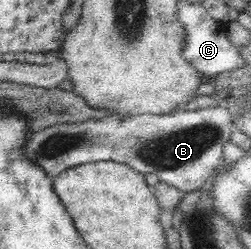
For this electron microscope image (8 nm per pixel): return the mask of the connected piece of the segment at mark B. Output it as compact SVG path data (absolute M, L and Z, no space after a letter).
M224 104L194 111L176 109L165 115L139 114L121 117L111 114L79 123L52 125L33 132L29 136L29 141L25 143L23 152L25 156L33 158L35 164L39 164L53 179L65 169L85 162L114 161L128 165L143 175L149 173L156 175L159 182L172 185L179 191L187 193L200 189L212 177L213 171L223 160L223 147L227 141L230 141L234 128L231 112Z

